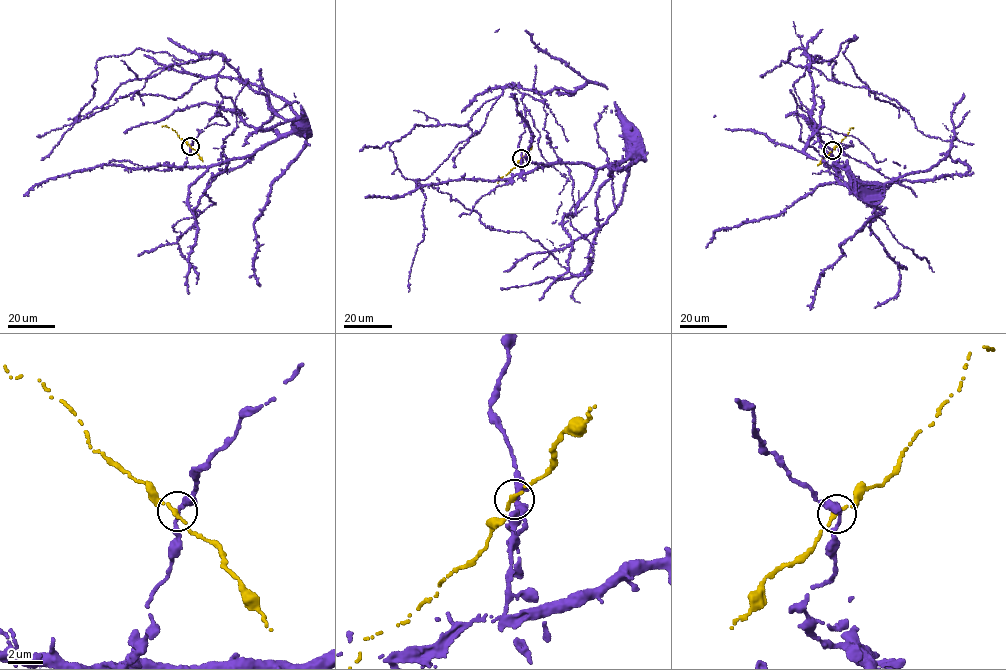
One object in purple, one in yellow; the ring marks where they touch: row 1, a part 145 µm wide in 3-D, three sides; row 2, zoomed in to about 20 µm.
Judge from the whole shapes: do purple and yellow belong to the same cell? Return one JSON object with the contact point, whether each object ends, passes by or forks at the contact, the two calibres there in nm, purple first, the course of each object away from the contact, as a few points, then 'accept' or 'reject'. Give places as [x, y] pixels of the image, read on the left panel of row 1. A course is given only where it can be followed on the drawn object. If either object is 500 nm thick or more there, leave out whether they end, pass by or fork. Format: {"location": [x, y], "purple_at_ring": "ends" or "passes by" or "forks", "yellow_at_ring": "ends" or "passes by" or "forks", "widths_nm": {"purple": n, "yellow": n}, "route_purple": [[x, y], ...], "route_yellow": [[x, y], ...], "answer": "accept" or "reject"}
{"location": [190, 146], "purple_at_ring": "passes by", "yellow_at_ring": "passes by", "widths_nm": {"purple": 240, "yellow": 240}, "route_purple": [[190, 146], [182, 167], [204, 167], [256, 152], [293, 130], [296, 121], [305, 122]], "route_yellow": [[190, 146], [171, 128], [161, 126]], "answer": "reject"}

